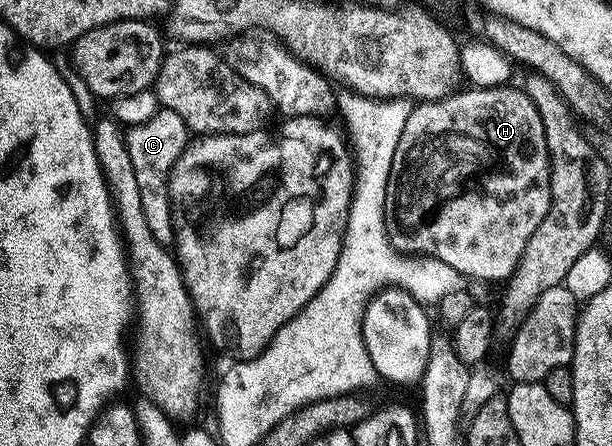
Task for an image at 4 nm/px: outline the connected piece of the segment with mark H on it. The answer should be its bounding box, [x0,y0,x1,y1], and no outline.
[393,88,551,282]

